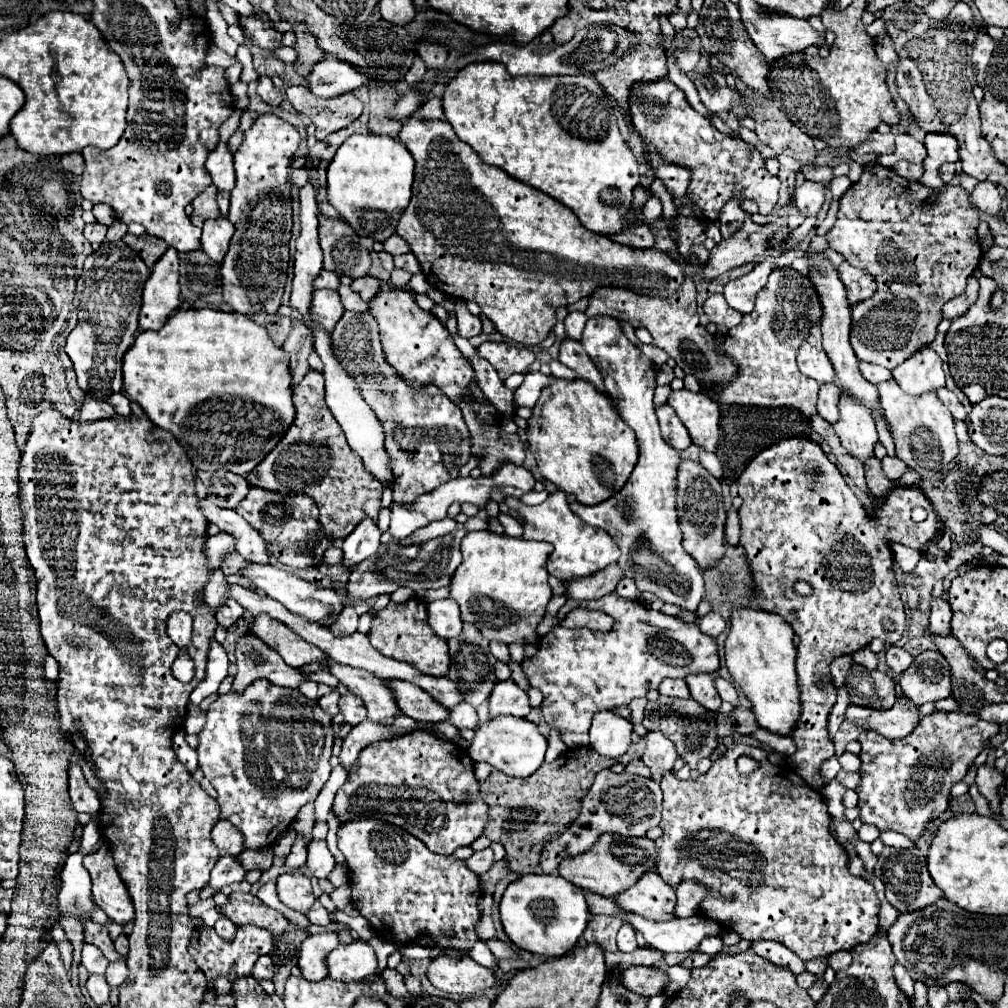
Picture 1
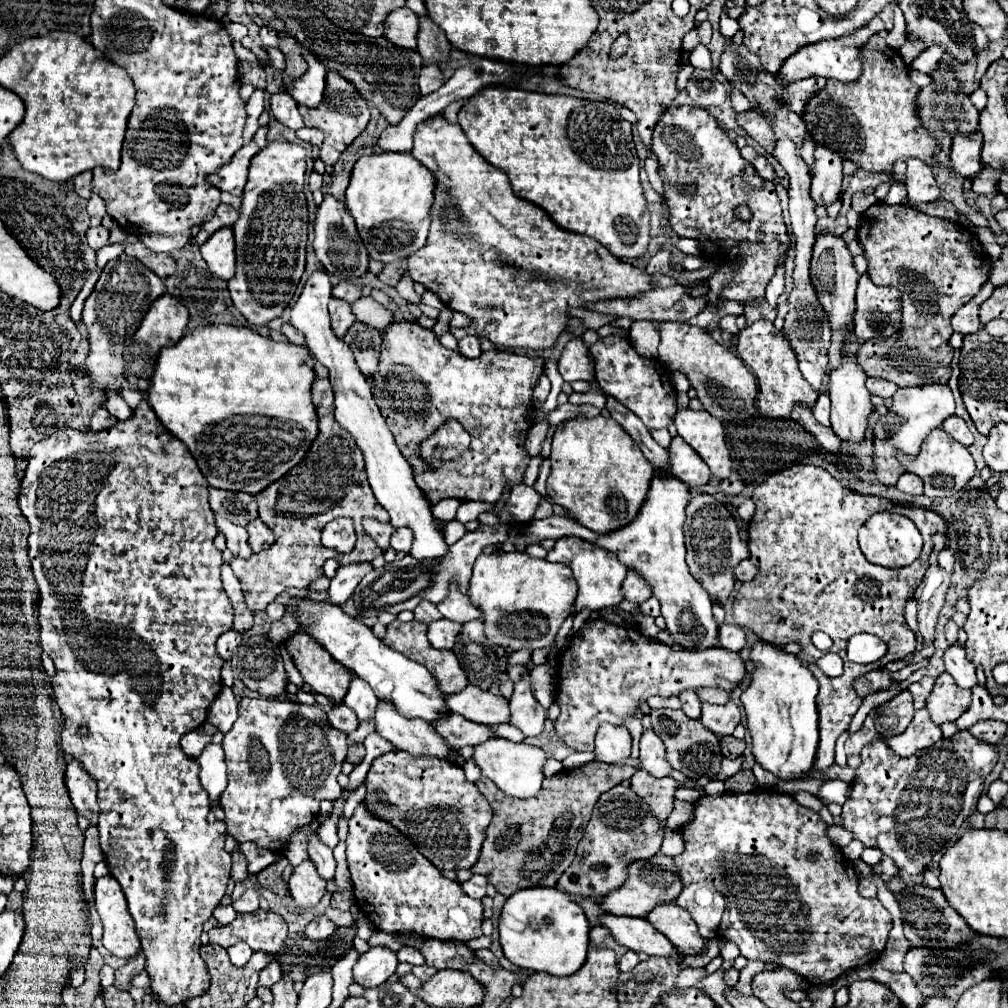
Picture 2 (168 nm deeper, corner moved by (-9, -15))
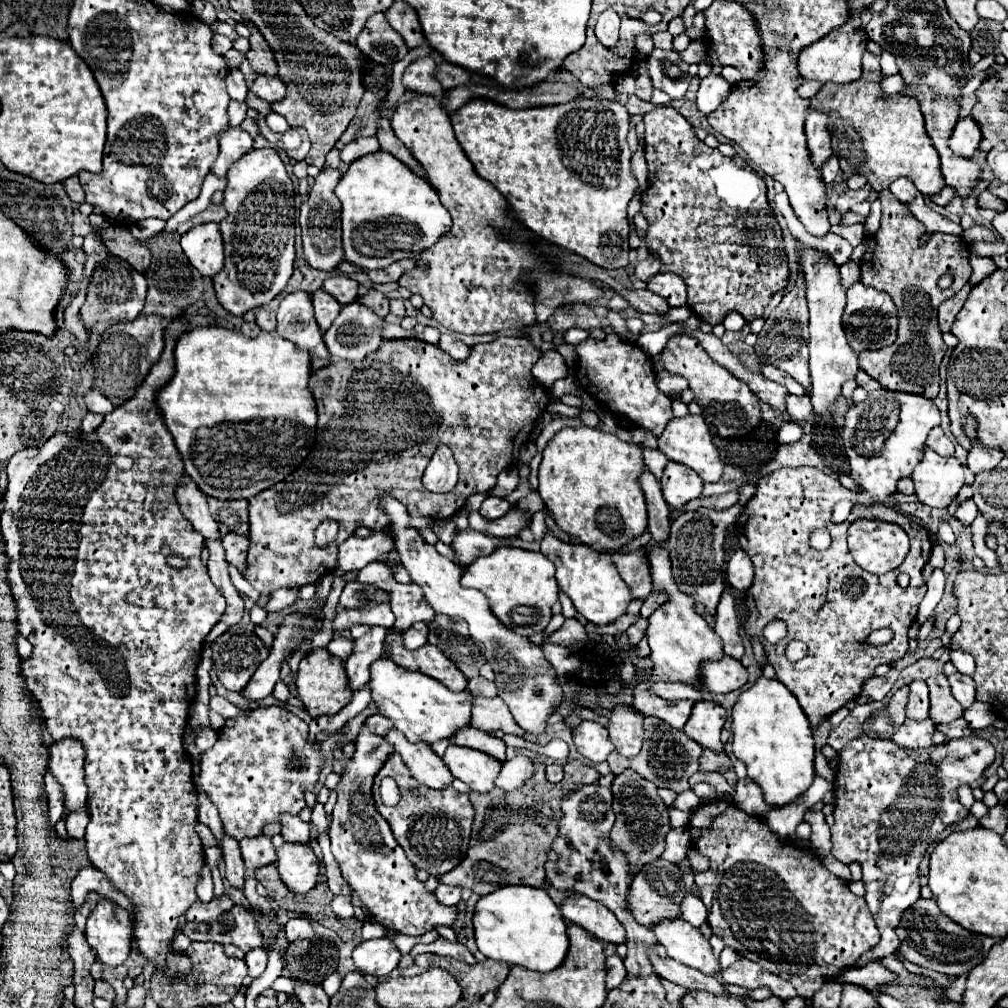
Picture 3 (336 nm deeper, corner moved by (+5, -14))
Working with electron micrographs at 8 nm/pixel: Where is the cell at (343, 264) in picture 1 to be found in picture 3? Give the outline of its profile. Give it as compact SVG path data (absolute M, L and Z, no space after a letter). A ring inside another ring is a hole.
M335 169L321 171L315 177L315 185L309 191L309 199L301 205L301 239L303 239L303 255L313 269L333 273L339 263L345 259L343 243L341 243L341 203L335 197L333 189L339 181L341 173Z

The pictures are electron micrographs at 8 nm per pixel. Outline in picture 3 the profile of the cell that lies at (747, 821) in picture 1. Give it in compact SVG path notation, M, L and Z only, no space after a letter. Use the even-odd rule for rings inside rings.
M721 799L697 807L691 813L689 823L697 823L697 827L689 827L691 847L709 859L709 869L695 871L689 857L677 865L683 873L693 873L695 885L699 887L709 913L707 921L713 935L723 939L727 947L733 947L743 957L759 963L761 969L787 979L797 989L799 997L813 995L823 985L825 977L853 965L863 953L879 943L879 931L865 899L853 895L847 883L835 877L819 861L813 849L783 843L765 821L745 813L733 801Z

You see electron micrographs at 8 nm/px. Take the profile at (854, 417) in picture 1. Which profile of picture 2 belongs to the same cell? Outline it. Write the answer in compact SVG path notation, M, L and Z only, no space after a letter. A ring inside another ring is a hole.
M851 338L847 342L843 342L841 346L841 366L829 372L829 398L831 398L831 428L833 432L843 440L843 442L851 442L851 444L861 444L865 438L865 430L867 430L867 418L873 412L873 404L871 404L871 394L865 388L865 380L867 374L863 372L863 368L859 368L857 362L857 352L859 352L861 342L857 338Z

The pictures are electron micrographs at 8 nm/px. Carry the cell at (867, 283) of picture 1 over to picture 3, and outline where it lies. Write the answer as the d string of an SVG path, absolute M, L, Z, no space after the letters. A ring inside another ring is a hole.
M861 281L847 289L847 307L843 311L843 331L851 349L857 353L861 349L881 349L895 341L897 333L897 307L887 293L867 287Z

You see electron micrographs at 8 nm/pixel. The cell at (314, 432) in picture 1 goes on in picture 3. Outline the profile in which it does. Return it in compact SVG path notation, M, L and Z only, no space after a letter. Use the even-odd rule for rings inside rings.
M499 337L491 343L479 343L471 347L471 355L465 361L453 361L437 345L421 339L383 339L381 347L361 361L363 367L343 367L343 363L337 361L335 365L315 371L309 379L309 389L319 415L317 443L309 457L287 479L249 499L251 545L245 579L261 595L269 595L279 587L317 583L319 577L337 567L335 547L323 551L313 543L313 531L323 519L335 519L341 525L335 545L347 541L359 525L373 531L389 525L389 519L385 519L385 513L377 507L375 487L385 487L385 491L401 499L411 515L427 515L433 519L457 515L469 495L485 493L495 487L497 475L517 463L519 449L529 439L545 407L543 387L531 375L531 367L539 355L533 343L523 337ZM441 443L453 451L455 463L459 465L459 481L449 493L431 493L423 487L421 477L433 457L435 445Z

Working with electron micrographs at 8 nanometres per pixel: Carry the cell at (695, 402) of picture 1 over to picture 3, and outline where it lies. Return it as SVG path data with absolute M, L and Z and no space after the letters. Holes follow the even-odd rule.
M685 415L685 417L673 417L665 431L659 435L657 439L659 449L667 455L667 459L683 463L687 467L691 467L705 483L717 483L723 475L723 461L719 451L713 445L713 437L711 431L705 423L705 419L701 415Z

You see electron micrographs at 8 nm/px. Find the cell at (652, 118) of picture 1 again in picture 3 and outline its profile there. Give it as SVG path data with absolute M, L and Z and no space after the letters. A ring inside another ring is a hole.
M659 107L647 113L643 123L647 129L645 159L651 183L643 193L641 213L649 223L645 235L647 247L661 257L661 271L673 271L683 277L687 283L687 305L701 321L717 325L731 309L741 313L745 321L761 317L771 295L781 291L789 277L781 229L767 203L763 177L753 171L743 157L725 157L719 149L707 147L695 135L695 127L673 107Z

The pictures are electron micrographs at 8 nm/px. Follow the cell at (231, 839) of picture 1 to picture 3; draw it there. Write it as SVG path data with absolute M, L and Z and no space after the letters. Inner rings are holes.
M259 835L253 839L241 839L239 845L241 845L243 863L247 869L257 869L257 867L263 867L263 865L277 861L275 847L273 847L271 839L265 835Z

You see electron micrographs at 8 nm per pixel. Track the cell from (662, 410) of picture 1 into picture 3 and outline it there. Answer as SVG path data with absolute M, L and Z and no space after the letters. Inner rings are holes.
M669 461L667 467L663 469L661 491L671 507L675 509L683 507L687 501L699 497L701 489L703 481L691 467L685 467L677 461Z

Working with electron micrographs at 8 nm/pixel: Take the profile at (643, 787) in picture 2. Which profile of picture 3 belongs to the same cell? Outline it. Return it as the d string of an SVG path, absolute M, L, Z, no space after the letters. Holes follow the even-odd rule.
M625 769L621 775L617 775L611 785L611 791L613 791L613 811L617 815L613 827L613 841L621 847L621 851L627 853L633 877L641 869L641 865L651 863L663 853L665 835L671 829L667 805L657 795L657 787L651 781L643 779L633 769Z

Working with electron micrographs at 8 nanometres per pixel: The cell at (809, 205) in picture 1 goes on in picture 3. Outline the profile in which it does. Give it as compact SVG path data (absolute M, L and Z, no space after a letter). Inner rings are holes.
M811 111L805 121L805 137L807 137L807 149L809 159L813 167L823 167L823 163L831 157L831 135L827 131L825 115Z

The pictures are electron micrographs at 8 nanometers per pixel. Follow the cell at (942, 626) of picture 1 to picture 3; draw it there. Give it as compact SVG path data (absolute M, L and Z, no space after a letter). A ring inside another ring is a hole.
M955 671L953 675L949 675L949 685L951 685L951 691L953 691L955 699L963 707L973 705L973 701L975 701L975 681L969 675L963 675L963 673Z

